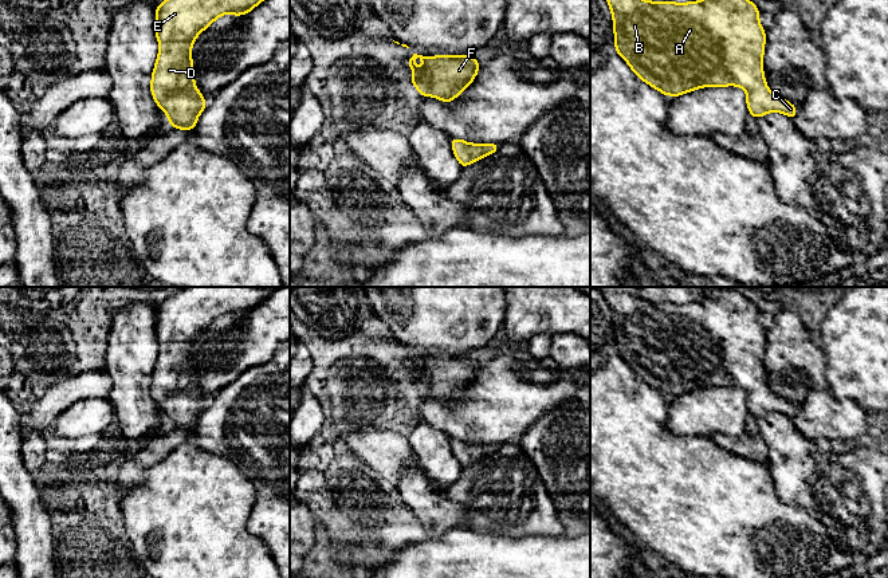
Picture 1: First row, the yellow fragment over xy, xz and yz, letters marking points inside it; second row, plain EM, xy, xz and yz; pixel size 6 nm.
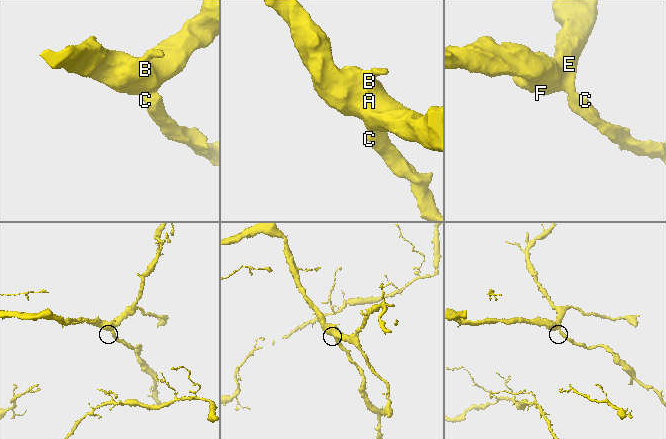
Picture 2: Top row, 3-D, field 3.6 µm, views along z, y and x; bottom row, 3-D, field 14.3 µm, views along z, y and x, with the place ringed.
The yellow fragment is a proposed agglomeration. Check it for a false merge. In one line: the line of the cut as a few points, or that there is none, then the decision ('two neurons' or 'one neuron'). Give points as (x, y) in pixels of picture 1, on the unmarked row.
no cut | one neuron

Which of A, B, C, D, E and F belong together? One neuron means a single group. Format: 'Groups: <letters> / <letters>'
Groups: A B C D E F

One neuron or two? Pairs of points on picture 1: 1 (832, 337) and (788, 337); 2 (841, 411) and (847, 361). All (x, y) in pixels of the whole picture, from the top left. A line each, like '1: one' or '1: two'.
1: two
2: two

